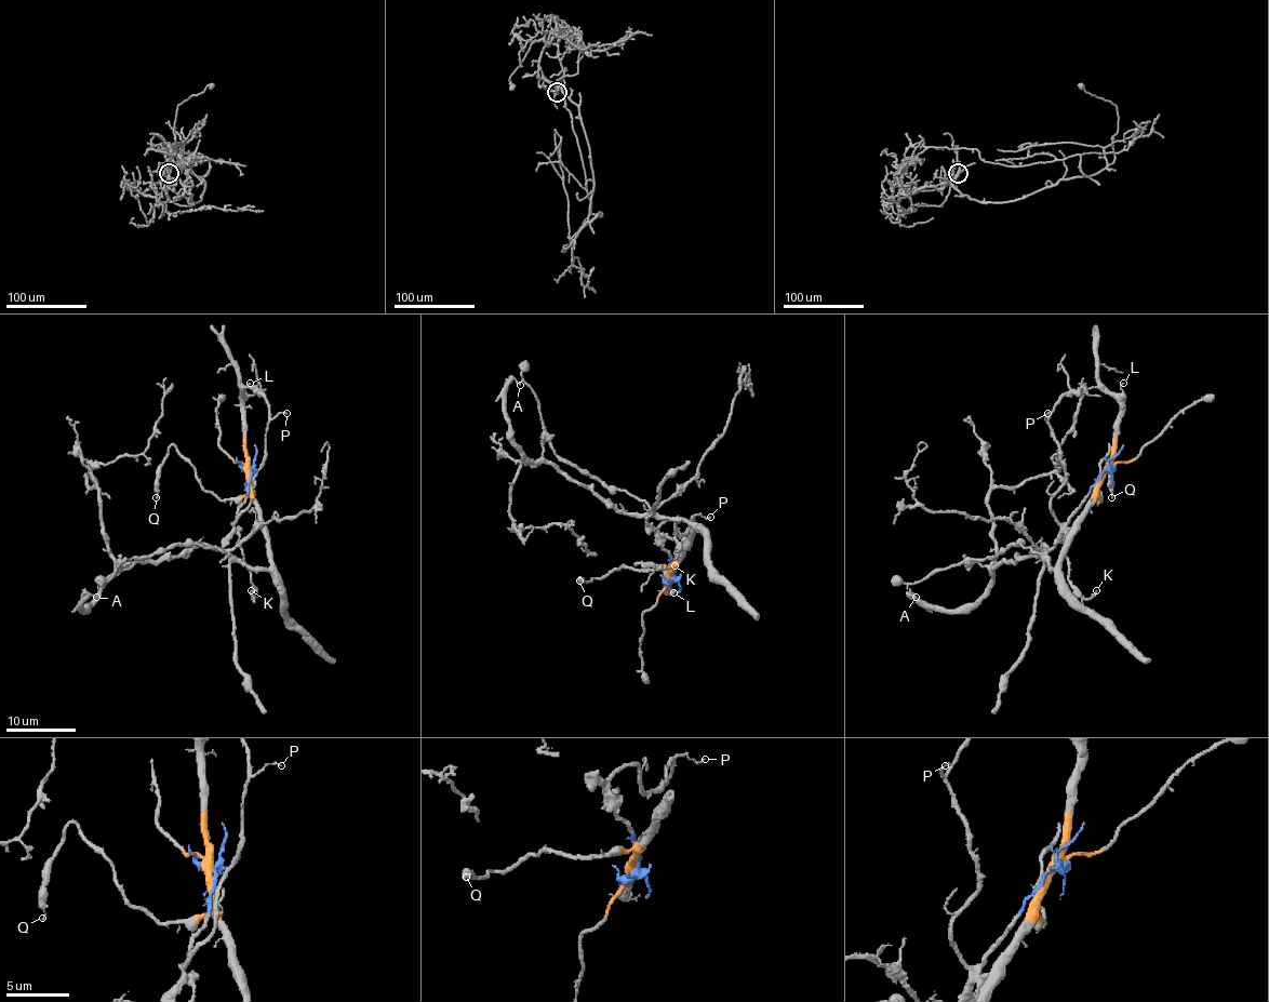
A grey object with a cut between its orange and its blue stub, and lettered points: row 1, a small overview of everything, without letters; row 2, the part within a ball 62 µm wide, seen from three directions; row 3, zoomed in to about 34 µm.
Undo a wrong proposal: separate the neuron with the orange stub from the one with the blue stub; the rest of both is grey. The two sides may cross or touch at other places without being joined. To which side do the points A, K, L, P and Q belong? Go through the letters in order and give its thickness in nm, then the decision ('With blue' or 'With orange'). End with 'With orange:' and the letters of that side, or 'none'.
A: Thickness 160 nm. With blue
K: Thickness 120 nm. With blue
L: Thickness 70 nm. With orange
P: Thickness 100 nm. With blue
Q: Thickness 100 nm. With orange
With orange: L, Q

